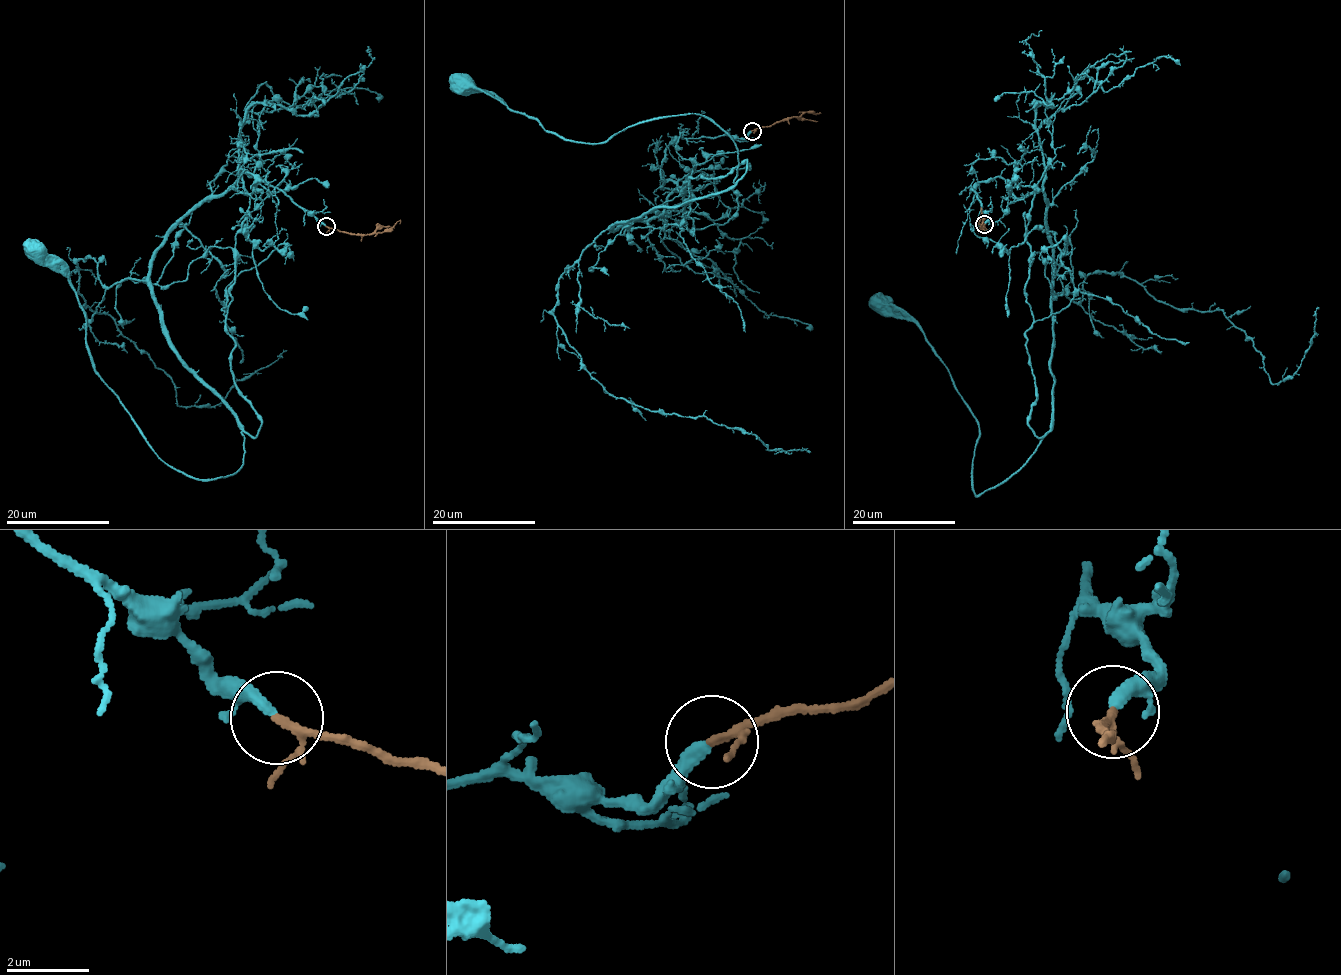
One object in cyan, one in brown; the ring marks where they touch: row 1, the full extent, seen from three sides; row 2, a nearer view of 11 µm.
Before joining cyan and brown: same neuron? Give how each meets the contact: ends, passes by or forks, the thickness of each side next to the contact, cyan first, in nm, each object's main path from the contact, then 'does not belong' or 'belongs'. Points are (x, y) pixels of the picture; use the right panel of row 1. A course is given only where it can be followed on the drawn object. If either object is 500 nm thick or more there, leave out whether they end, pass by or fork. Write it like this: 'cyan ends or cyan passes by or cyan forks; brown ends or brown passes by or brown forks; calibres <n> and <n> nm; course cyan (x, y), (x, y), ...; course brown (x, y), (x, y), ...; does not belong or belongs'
cyan ends; brown passes by; calibres 320 and 160 nm; course cyan (984, 223), (979, 182), (1045, 198), (1054, 412), (1004, 482), (974, 497), (975, 415), (924, 332), (880, 302); course brown (984, 224), (982, 228), (978, 221), (981, 210); belongs

